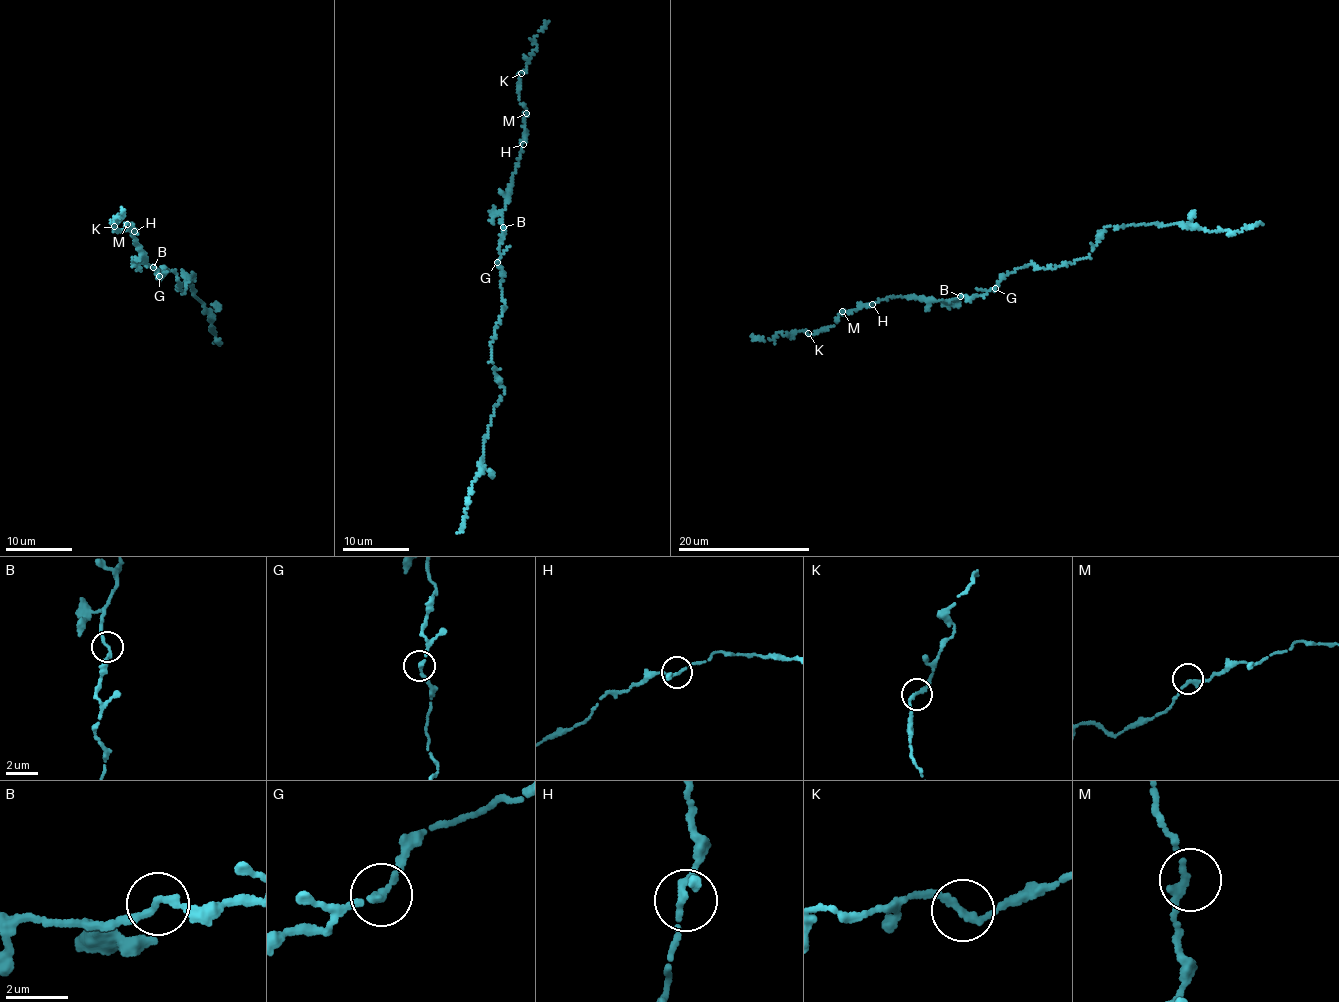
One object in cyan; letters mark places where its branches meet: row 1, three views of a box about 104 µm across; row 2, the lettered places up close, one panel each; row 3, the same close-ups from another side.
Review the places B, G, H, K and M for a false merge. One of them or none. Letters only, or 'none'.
none

